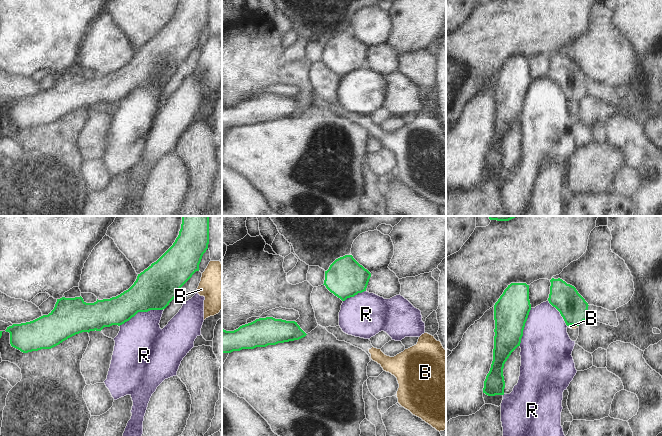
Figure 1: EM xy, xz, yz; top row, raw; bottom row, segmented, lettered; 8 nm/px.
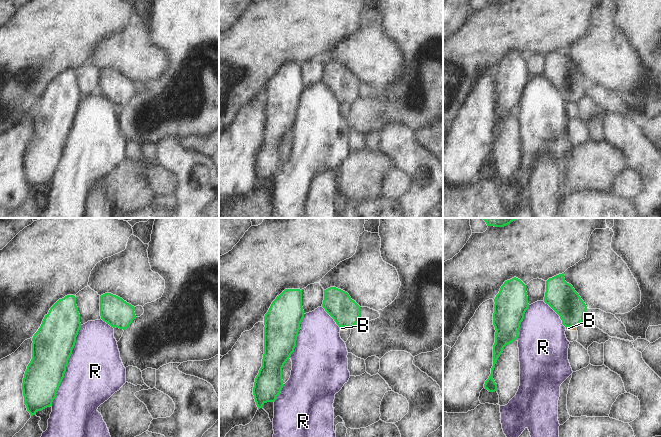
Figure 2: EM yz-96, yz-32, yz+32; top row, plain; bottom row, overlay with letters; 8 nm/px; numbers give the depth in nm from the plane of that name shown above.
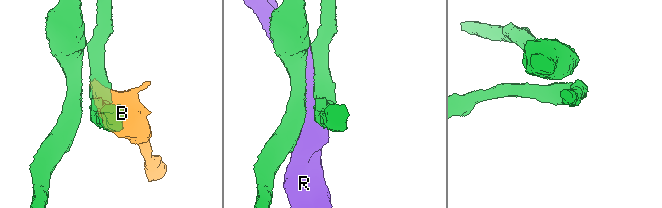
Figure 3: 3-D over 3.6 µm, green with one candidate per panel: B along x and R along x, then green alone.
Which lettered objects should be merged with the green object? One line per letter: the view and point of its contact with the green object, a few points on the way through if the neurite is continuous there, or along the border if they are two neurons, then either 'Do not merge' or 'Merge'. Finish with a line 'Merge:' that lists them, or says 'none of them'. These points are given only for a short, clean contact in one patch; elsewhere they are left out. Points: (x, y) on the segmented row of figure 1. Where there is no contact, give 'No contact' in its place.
B: Touches green at yz (573, 324). Do not merge
R: Touches green at xy (141, 311). Do not merge
Merge: none of them.

